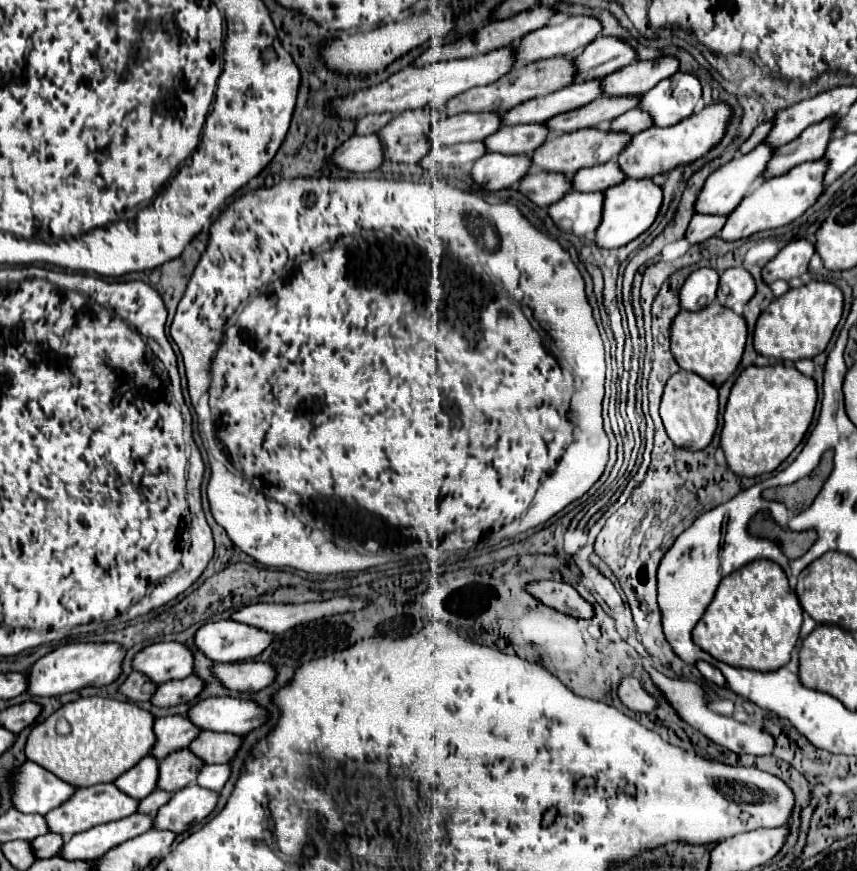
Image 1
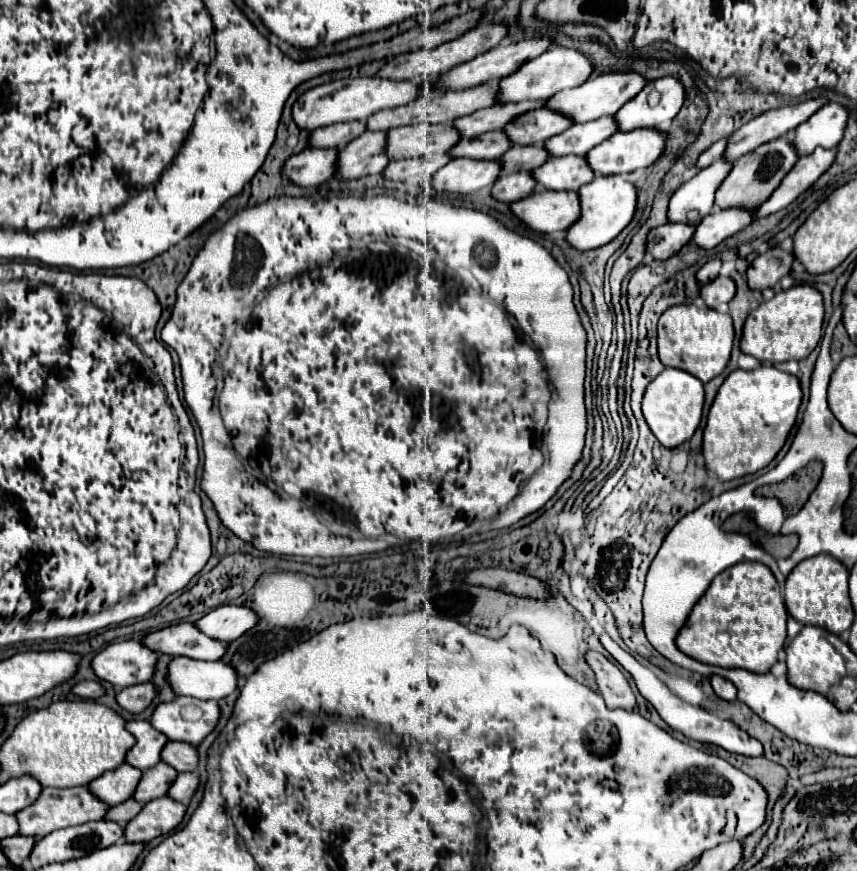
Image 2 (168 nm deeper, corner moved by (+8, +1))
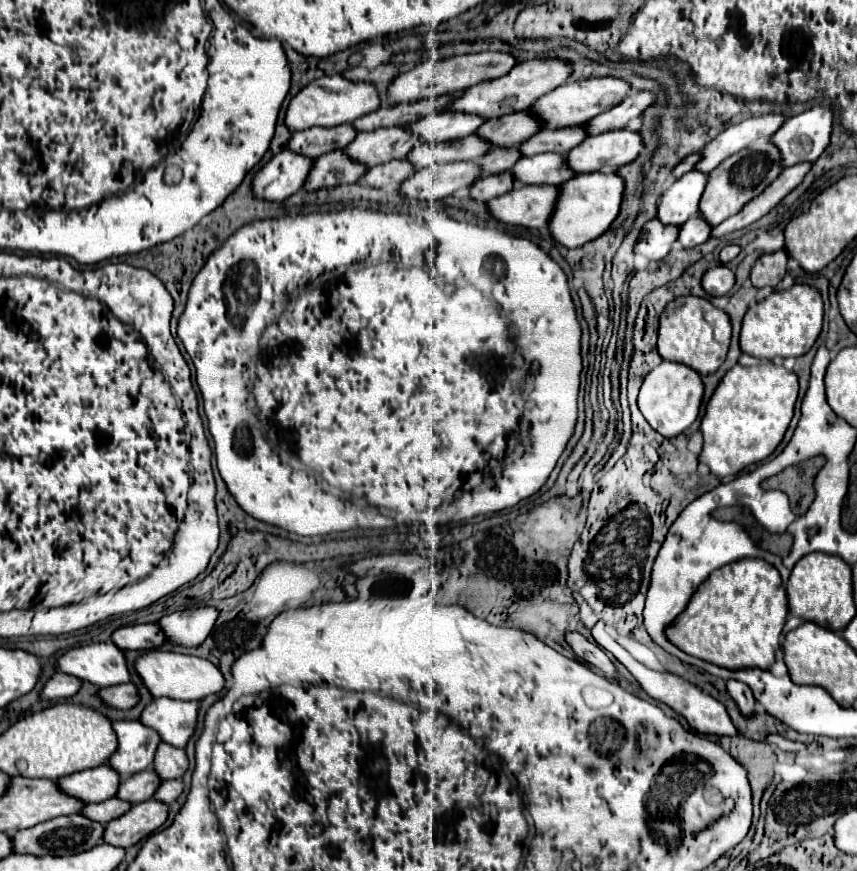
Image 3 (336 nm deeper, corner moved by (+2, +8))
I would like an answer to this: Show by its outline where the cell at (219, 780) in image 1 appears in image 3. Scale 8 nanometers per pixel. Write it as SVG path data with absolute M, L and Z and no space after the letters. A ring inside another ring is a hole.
M168 780L168 782L162 782L158 786L158 790L154 792L154 800L162 802L162 804L172 804L182 792L182 782L180 780Z

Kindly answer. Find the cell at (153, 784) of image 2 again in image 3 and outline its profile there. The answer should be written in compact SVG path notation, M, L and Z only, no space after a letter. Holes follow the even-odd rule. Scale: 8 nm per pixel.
M144 770L140 774L132 774L120 780L116 798L126 800L130 804L138 804L138 802L146 802L148 798L152 798L152 792L156 792L156 788L160 786L160 782L156 780L156 776L152 776L152 770Z

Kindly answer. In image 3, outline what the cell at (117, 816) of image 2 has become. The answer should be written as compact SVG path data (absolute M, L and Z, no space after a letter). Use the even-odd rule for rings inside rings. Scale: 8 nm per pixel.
M110 798L110 800L98 802L98 804L84 804L84 808L80 810L80 814L86 816L88 820L106 824L106 820L114 820L114 818L122 816L124 812L128 812L128 806L130 806L130 804L124 802L124 800Z

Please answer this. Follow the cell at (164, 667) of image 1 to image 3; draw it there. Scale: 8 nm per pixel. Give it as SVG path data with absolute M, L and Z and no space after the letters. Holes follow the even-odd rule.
M112 642L70 648L56 660L54 666L56 672L74 676L82 682L90 682L100 688L130 682L124 652Z

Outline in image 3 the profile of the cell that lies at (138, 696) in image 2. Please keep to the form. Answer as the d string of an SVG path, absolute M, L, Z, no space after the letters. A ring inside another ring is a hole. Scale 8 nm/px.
M118 684L118 686L108 686L98 690L98 698L116 708L116 710L128 710L138 702L138 690L134 684Z

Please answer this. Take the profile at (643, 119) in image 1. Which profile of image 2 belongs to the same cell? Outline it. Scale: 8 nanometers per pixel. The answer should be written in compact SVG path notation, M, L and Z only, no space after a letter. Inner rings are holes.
M600 117L596 121L572 125L562 135L550 137L544 143L544 147L554 157L562 157L562 155L570 155L570 153L572 155L584 155L592 147L596 147L602 141L606 141L616 131L618 131L618 121L614 117Z

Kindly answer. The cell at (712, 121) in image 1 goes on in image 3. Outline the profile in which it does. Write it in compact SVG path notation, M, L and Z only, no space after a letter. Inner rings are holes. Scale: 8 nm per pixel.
M614 130L600 136L584 138L566 154L566 162L574 172L596 172L604 166L624 166L642 150L642 138L636 132Z

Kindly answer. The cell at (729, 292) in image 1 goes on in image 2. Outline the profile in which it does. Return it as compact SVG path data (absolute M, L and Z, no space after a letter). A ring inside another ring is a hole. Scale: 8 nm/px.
M716 277L712 283L700 289L700 295L708 307L718 307L718 303L728 303L736 295L736 283L730 277Z

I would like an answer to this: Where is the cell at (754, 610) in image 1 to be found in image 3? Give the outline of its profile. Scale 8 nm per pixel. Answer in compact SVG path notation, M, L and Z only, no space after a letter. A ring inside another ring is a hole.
M744 558L718 568L698 586L684 612L680 612L680 616L676 616L676 620L666 628L666 638L682 652L716 666L762 666L768 670L774 664L774 652L780 648L780 632L784 628L786 614L786 590L778 570L764 560Z

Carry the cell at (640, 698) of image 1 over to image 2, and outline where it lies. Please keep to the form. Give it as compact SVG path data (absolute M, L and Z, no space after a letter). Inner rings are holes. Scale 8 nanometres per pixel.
M596 651L586 653L586 659L588 659L588 665L592 667L592 671L596 673L596 683L598 683L598 689L600 689L606 705L610 705L614 709L632 711L636 705L636 697L634 697L626 677L622 675L622 671Z

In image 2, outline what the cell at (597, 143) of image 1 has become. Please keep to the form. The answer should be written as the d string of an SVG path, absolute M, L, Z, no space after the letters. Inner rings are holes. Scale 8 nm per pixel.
M514 145L510 147L510 151L506 151L506 155L502 155L500 161L506 173L516 173L516 171L534 171L542 167L548 159L550 159L550 153L544 147Z

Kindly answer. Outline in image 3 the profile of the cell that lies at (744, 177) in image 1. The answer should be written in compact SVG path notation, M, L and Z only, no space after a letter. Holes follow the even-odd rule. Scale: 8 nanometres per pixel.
M696 170L684 174L662 194L656 218L668 226L684 224L688 216L696 214L696 204L700 204L704 184L706 184L706 174Z

